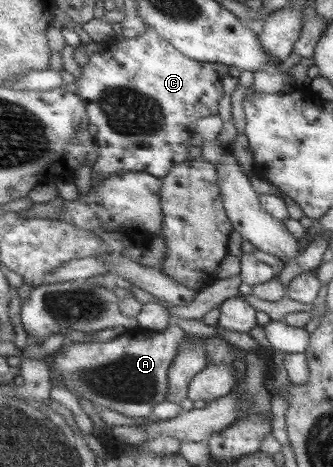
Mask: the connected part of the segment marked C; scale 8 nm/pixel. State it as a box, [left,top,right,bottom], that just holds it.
[73,27,228,187]

